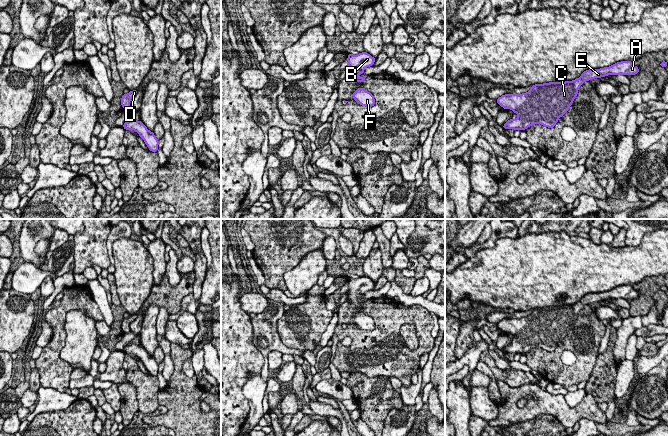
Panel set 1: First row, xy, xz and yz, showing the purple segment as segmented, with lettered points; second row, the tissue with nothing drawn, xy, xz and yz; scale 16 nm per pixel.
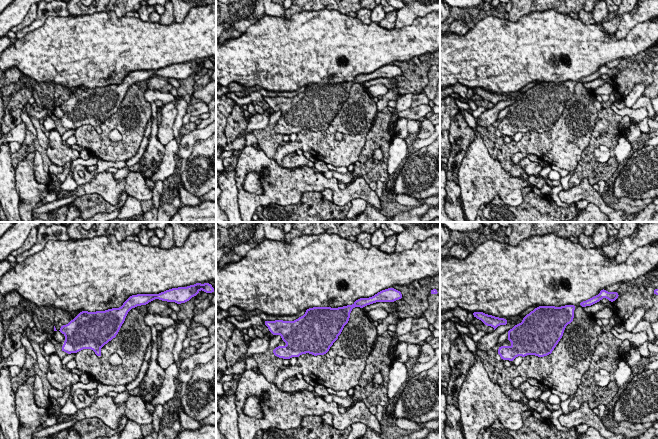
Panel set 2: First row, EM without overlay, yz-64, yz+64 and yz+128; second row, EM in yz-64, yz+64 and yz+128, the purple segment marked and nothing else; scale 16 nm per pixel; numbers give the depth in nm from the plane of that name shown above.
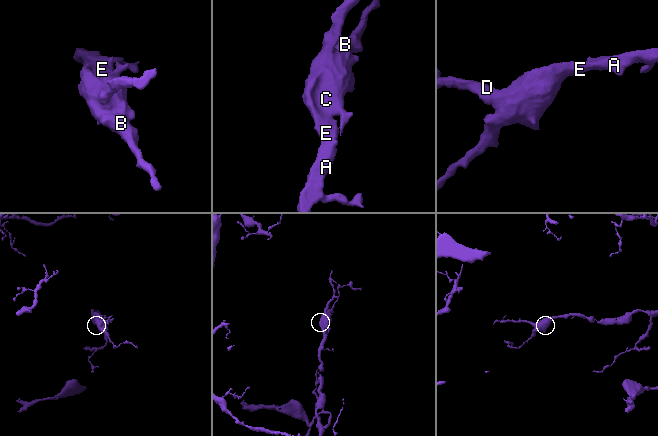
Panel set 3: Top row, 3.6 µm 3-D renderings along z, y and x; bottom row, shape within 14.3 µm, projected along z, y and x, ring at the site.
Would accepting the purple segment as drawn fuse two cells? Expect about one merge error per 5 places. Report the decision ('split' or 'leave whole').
leave whole

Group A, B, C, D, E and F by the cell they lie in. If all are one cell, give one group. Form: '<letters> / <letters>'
A B C D E F

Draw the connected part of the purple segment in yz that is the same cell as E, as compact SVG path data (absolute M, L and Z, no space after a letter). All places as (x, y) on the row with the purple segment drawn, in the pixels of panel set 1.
M621 61L609 67L586 70L572 81L535 84L526 93L502 95L496 100L497 103L517 114L517 118L508 120L503 128L526 130L535 124L553 128L568 111L585 81L608 75L627 76L638 73L639 68L632 61Z

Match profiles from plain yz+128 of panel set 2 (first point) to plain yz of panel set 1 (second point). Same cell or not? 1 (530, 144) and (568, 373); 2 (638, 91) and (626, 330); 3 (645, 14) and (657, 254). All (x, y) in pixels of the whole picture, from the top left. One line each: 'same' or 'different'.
1: same
2: same
3: different

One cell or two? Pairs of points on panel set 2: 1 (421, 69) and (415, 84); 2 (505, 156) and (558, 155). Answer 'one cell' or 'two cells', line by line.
1: one cell
2: one cell

